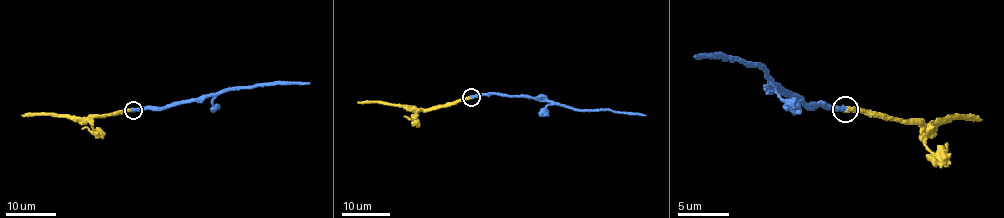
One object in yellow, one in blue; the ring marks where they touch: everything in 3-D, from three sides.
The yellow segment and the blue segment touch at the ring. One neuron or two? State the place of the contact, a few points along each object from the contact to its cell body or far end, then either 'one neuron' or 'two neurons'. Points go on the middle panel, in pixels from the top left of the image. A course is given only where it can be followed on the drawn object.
at (471, 97); yellow runs (471, 97), (426, 109), (378, 102), (357, 103); blue runs (471, 97), (506, 94), (540, 98), (576, 110), (645, 115); one neuron

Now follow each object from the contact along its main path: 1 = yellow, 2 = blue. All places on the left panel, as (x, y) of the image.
1: (133, 109), (96, 117), (21, 115)
2: (133, 109), (200, 101), (237, 87), (309, 83)

